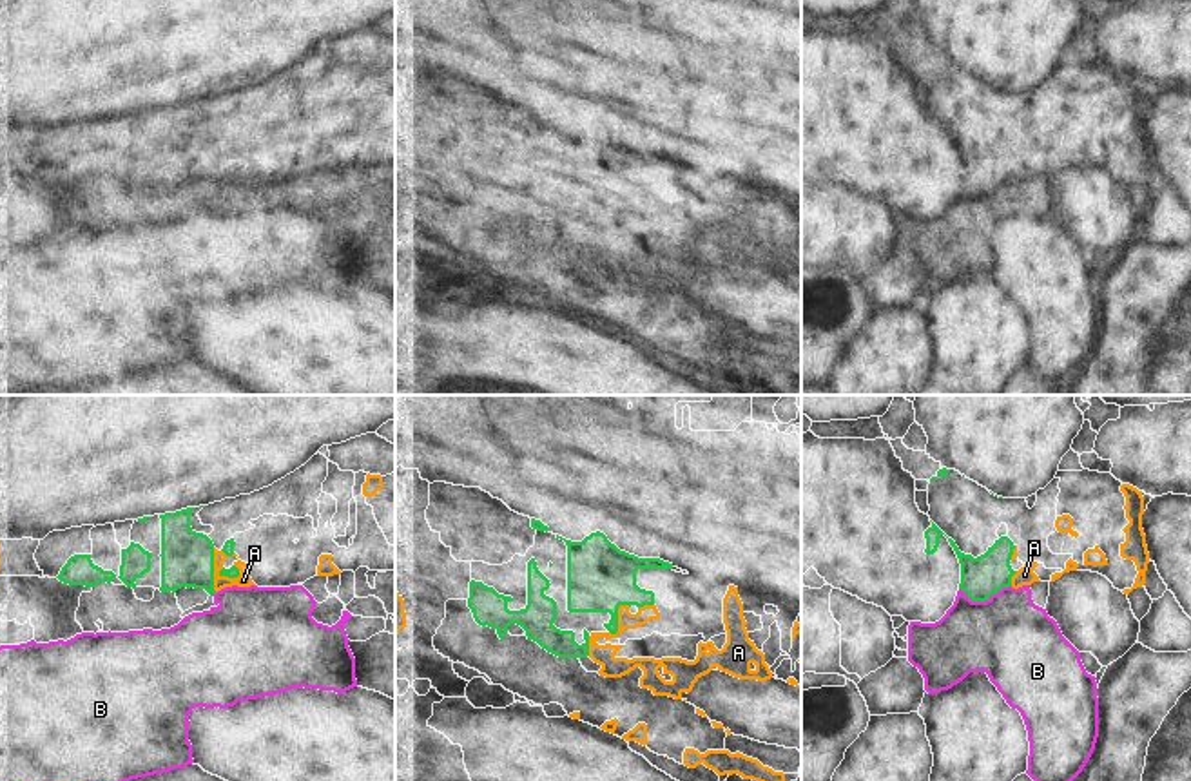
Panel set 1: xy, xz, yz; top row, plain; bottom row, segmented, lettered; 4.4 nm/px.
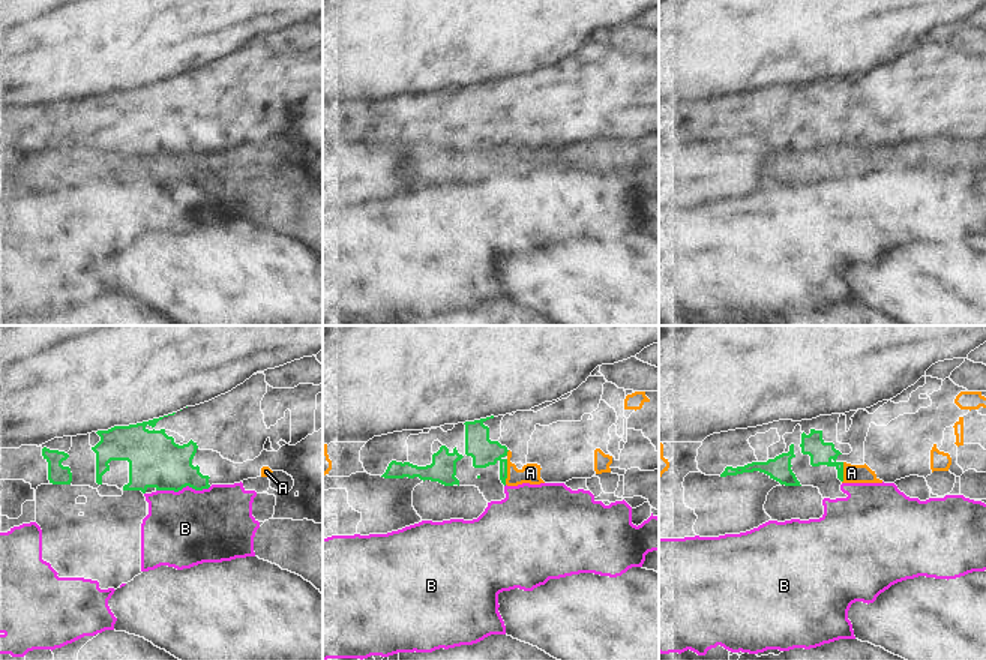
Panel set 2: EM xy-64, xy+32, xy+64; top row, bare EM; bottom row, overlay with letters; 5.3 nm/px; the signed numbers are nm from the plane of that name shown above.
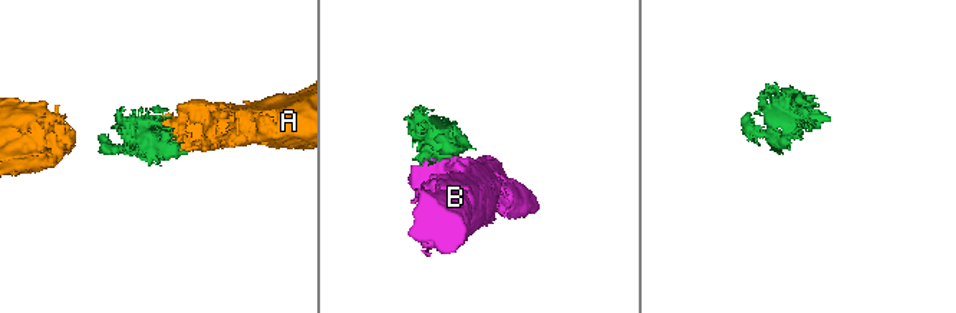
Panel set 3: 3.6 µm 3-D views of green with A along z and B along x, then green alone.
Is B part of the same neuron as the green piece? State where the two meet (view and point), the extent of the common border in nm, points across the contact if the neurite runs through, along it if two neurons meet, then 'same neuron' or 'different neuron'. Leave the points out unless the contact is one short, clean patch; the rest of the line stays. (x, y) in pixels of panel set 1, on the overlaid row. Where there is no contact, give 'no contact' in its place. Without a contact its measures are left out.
contact yz (985, 600); length 240 nm; different neuron

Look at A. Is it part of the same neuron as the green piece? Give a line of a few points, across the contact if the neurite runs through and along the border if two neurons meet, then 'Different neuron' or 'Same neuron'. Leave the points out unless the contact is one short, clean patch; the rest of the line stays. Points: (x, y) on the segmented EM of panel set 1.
Line: xy (187, 559), (203, 569), (213, 569), (222, 578), (243, 580). Same neuron

